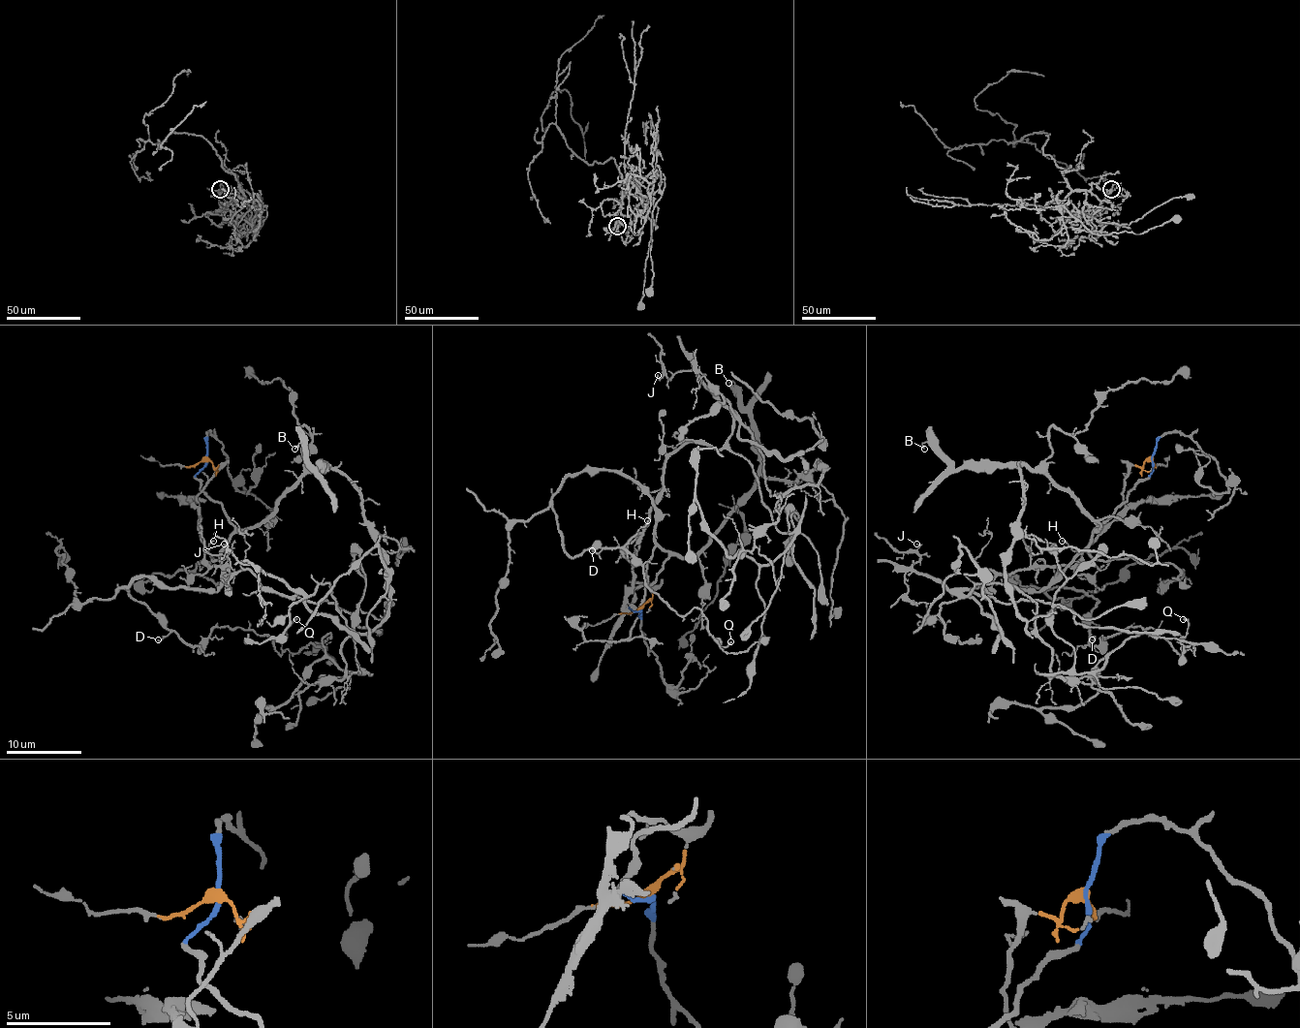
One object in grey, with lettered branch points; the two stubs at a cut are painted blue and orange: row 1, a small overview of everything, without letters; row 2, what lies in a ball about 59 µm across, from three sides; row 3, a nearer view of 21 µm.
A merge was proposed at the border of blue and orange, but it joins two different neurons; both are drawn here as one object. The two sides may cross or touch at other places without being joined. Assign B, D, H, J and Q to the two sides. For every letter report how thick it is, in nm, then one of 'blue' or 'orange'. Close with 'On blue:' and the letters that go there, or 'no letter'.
B: 120 nm thick; blue
D: 90 nm thick; blue
H: 120 nm thick; orange
J: 140 nm thick; orange
Q: 160 nm thick; blue
On blue: B, D, Q

